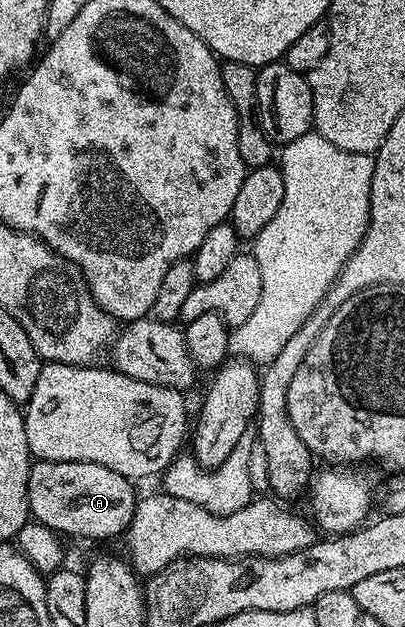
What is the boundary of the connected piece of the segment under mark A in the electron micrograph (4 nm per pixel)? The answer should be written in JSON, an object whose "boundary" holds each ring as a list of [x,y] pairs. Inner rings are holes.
{"boundary":[[[35,460],[31,463],[29,484],[27,485],[27,508],[34,521],[48,526],[60,535],[72,534],[75,538],[111,538],[114,534],[122,535],[133,520],[137,493],[132,479],[105,468],[105,464],[88,462],[44,462]]]}

